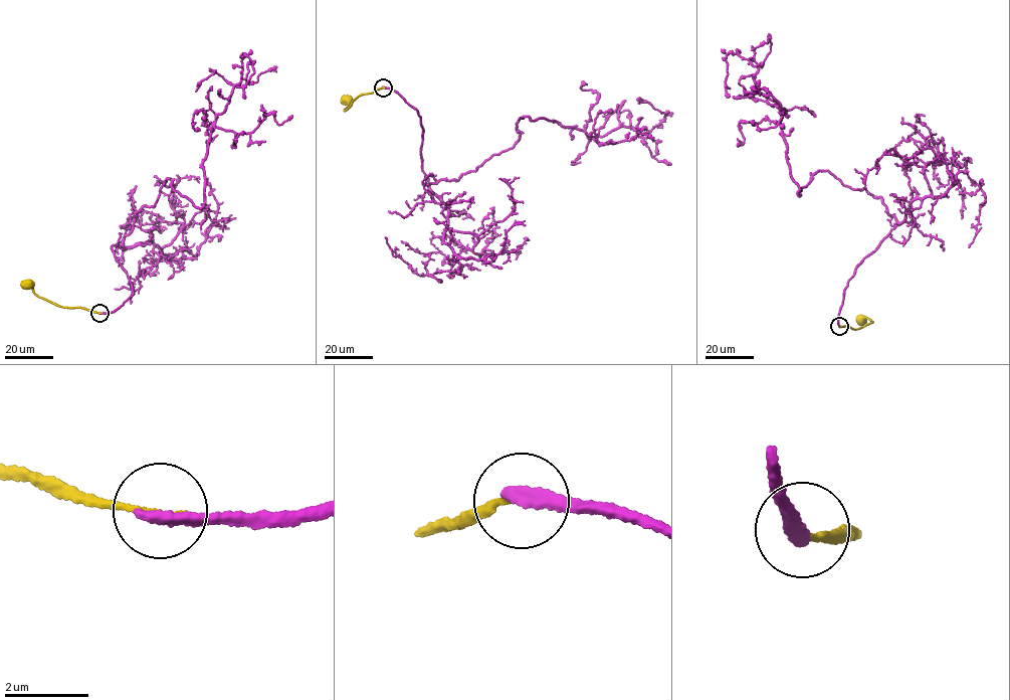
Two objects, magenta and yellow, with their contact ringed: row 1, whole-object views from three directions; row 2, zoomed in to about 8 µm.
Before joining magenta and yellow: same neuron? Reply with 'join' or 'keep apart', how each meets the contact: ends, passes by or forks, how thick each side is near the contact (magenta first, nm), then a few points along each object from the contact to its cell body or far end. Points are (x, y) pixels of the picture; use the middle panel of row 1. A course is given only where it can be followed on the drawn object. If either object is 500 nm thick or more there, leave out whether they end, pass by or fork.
keep apart; magenta ends there; yellow ends there; 360 nm thick on the magenta side, 130 nm on the other; magenta runs (383, 88), (421, 118), (428, 186), (513, 147), (523, 117), (639, 137), (665, 113), (636, 100); yellow runs (383, 88), (359, 96), (345, 111), (347, 100)

